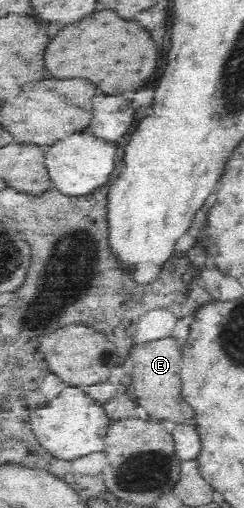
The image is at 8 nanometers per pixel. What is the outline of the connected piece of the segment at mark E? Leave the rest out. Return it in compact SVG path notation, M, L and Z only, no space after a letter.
M170 336L142 344L128 346L128 355L132 360L131 383L134 386L136 401L143 406L152 421L173 421L182 424L194 416L192 406L182 400L181 368L183 365L183 345L177 338Z

